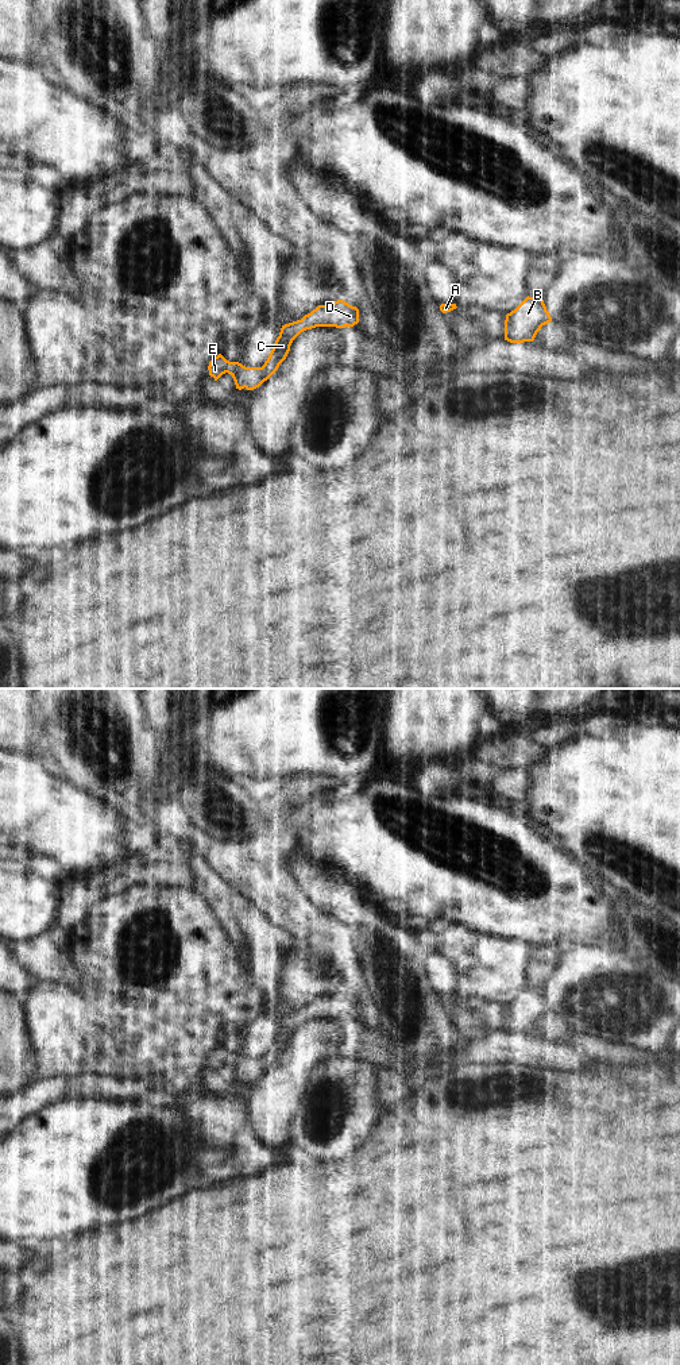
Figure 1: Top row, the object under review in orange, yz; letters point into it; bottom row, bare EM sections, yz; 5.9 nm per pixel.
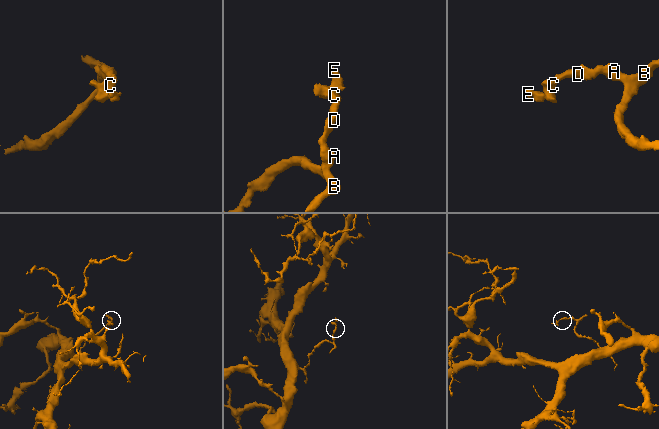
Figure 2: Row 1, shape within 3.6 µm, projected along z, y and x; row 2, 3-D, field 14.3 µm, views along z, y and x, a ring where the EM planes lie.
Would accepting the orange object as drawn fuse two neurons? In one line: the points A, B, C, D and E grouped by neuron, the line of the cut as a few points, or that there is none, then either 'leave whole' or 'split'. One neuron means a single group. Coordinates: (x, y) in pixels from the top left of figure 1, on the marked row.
A B C D E | no cut | leave whole

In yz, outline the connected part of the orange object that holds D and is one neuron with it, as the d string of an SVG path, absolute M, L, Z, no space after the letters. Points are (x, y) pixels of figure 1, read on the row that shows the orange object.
M344 300L318 305L301 320L282 325L273 350L262 367L246 367L239 362L229 362L221 354L208 366L209 375L217 381L223 374L232 375L236 389L254 390L267 381L286 359L293 340L304 331L316 327L353 327L359 323L359 309Z

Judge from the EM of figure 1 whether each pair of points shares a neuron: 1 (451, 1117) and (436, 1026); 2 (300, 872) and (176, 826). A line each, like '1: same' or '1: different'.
1: different
2: different

